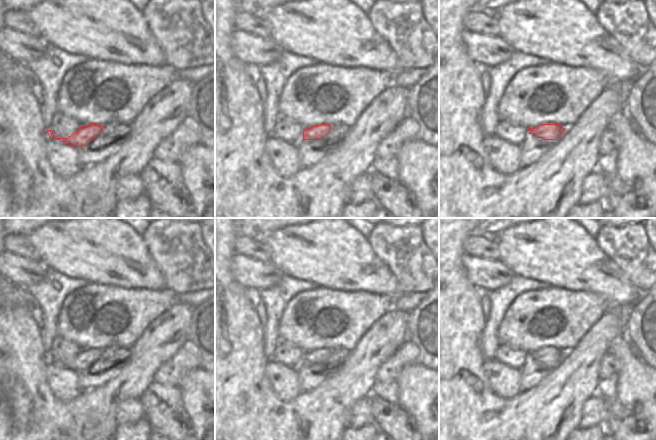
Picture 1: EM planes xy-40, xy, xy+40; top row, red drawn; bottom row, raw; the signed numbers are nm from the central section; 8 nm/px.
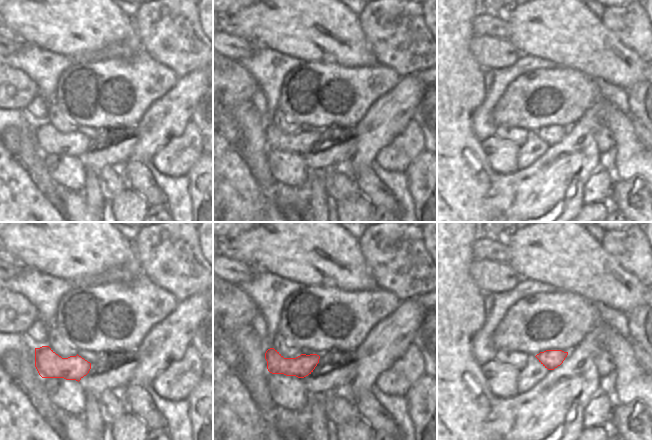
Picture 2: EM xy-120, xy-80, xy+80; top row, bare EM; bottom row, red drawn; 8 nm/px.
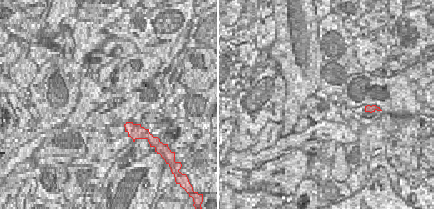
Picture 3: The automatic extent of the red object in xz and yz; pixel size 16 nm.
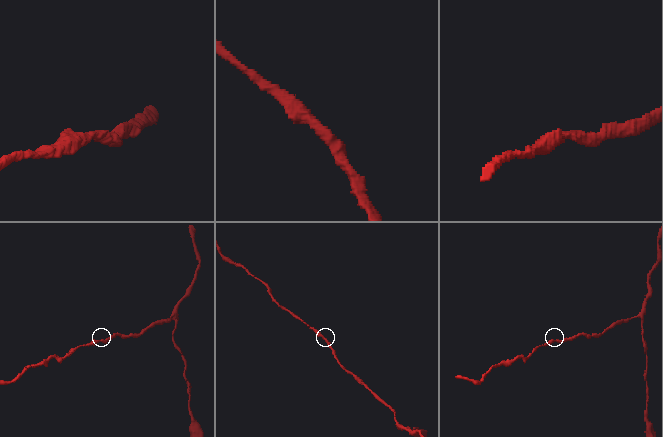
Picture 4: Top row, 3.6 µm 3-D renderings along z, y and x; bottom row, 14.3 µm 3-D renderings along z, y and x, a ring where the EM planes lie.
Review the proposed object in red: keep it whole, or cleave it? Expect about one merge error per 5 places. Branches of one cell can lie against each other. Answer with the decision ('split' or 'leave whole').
leave whole

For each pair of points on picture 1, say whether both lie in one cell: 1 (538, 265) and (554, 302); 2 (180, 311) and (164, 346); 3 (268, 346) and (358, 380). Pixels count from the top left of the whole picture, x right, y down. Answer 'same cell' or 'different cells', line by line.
1: different cells
2: same cell
3: different cells

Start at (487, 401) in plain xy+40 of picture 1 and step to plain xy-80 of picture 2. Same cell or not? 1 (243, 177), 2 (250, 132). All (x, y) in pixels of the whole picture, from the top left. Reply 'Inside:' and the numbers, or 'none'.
Inside: 2

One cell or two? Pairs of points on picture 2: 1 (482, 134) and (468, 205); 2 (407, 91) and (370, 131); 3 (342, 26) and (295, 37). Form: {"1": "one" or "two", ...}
{"1": "two", "2": "one", "3": "one"}

